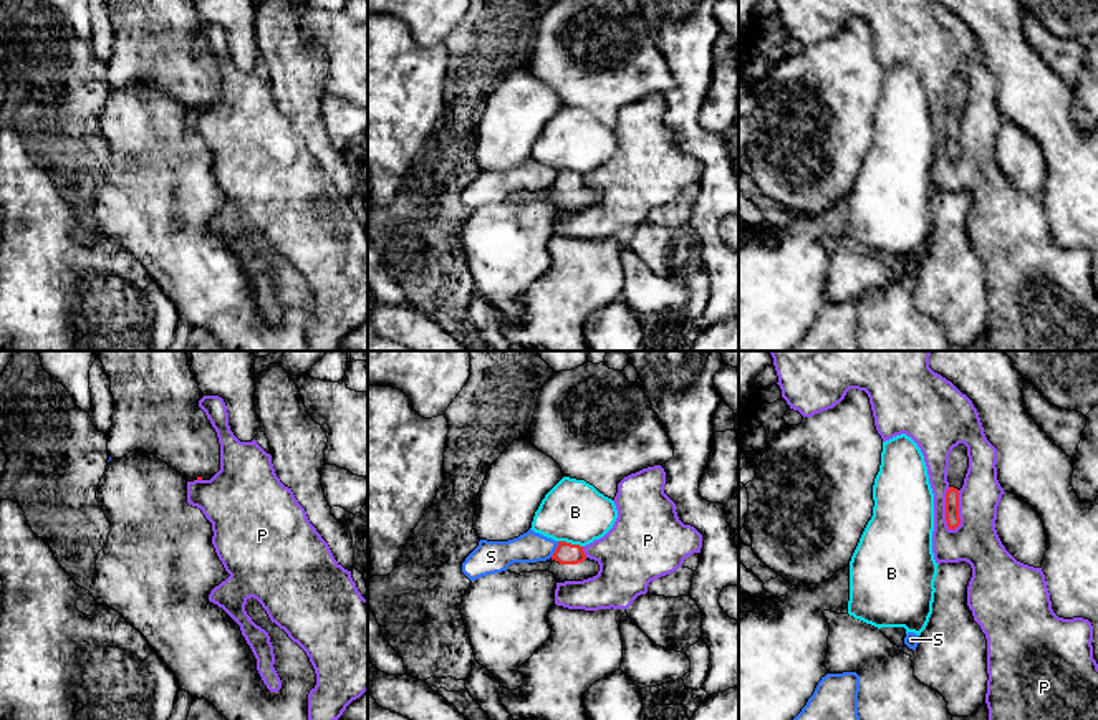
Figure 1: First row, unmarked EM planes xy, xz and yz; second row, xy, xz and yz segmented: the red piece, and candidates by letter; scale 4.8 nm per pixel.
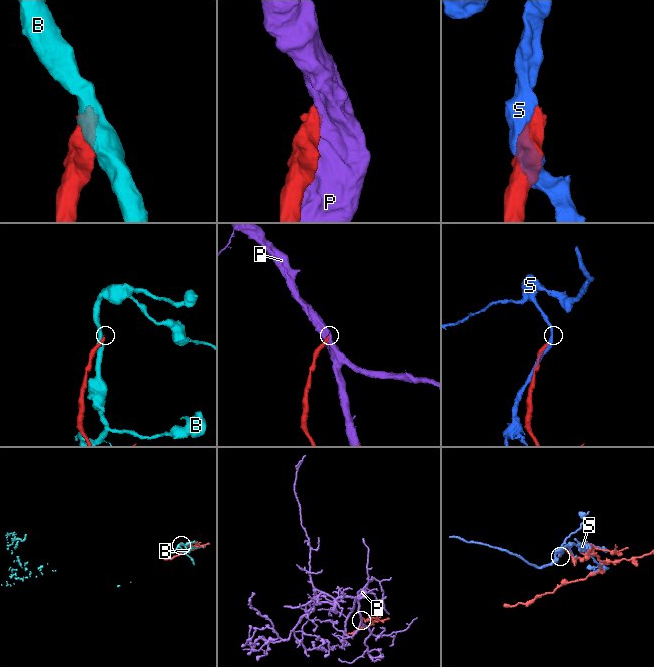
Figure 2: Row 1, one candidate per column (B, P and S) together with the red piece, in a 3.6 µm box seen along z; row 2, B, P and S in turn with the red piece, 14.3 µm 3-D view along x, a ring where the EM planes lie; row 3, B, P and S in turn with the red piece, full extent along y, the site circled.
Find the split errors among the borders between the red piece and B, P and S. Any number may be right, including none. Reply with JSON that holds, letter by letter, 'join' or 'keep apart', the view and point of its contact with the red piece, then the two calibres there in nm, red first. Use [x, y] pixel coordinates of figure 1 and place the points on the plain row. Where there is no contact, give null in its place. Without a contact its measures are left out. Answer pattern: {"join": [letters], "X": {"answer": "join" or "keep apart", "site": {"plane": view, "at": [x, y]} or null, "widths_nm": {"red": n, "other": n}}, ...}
{"join": [], "B": {"answer": "keep apart", "site": {"plane": "xz", "at": [570, 172]}, "widths_nm": {"red": 110, "other": 300}}, "P": {"answer": "keep apart", "site": {"plane": "yz", "at": [946, 139]}, "widths_nm": {"red": 70, "other": 220}}, "S": {"answer": "keep apart", "site": {"plane": "xz", "at": [555, 179]}, "widths_nm": {"red": 110, "other": 150}}}

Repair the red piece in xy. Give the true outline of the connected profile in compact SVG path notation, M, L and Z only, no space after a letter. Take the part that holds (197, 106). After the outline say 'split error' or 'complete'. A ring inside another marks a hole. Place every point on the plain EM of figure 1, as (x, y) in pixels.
M106 0L114 26L113 56L106 63L111 88L144 79L169 93L187 111L210 109L220 99L215 58L199 36L204 23L192 0Z; split error

